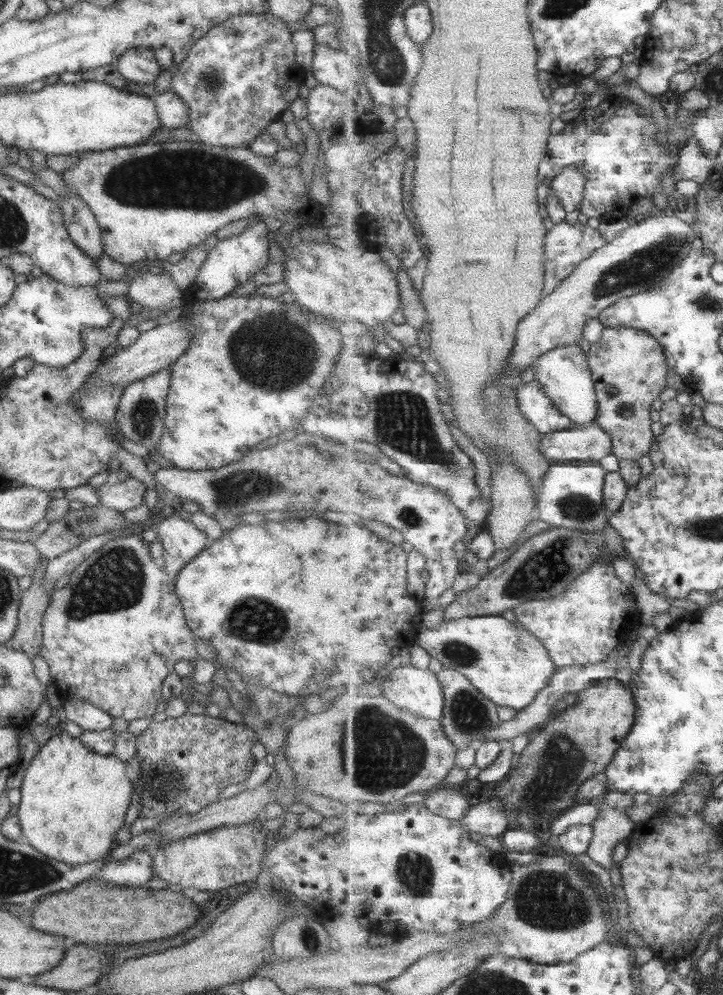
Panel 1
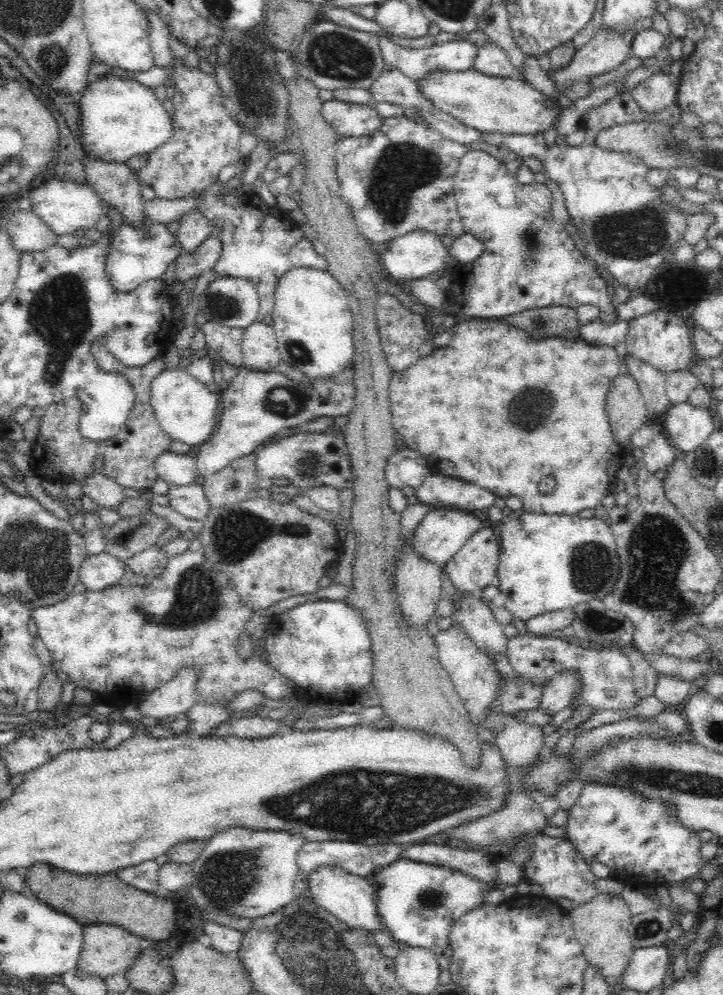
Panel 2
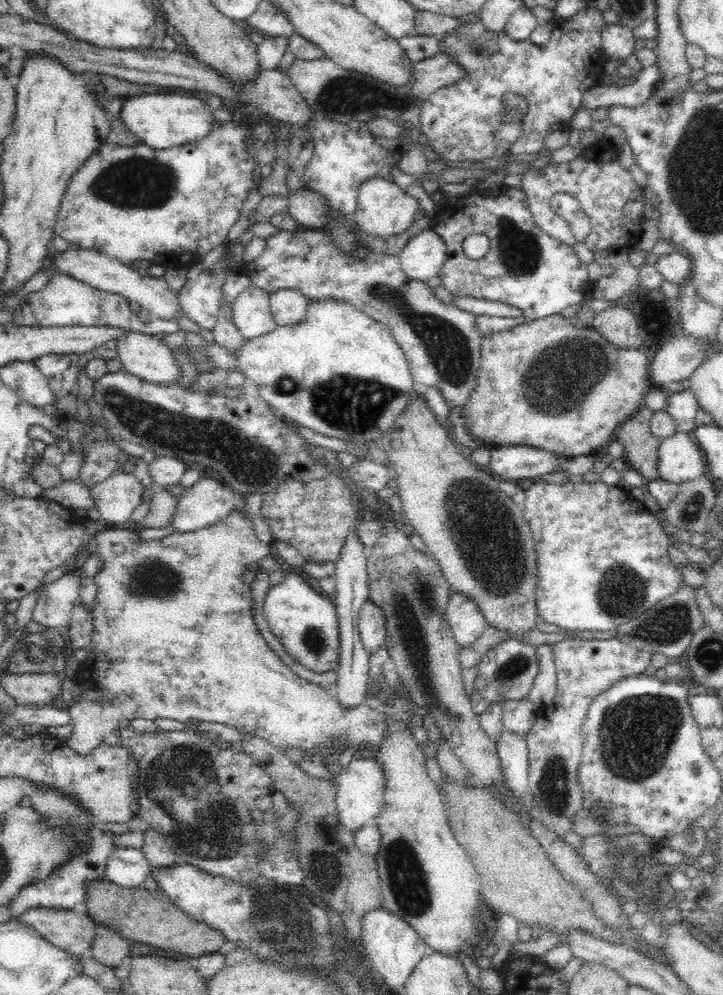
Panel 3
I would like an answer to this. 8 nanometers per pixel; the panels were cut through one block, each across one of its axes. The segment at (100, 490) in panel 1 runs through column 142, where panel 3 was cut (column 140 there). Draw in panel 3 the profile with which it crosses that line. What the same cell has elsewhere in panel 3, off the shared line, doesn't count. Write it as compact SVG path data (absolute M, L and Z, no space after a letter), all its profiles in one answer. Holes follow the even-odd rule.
M118 472L89 489L104 526L129 523L133 510L142 503L141 496L146 486L132 472Z

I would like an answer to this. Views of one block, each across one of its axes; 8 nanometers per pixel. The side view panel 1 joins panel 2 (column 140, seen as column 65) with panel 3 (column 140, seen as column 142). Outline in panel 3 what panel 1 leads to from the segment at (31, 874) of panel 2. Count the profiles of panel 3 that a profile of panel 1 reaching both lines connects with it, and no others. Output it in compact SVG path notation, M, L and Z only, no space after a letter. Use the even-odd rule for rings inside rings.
M104 877L94 880L86 888L82 910L97 923L102 923L125 938L164 950L176 950L188 956L219 952L220 947L227 942L220 932L206 923L196 922L160 890L150 891L144 886L124 888Z

